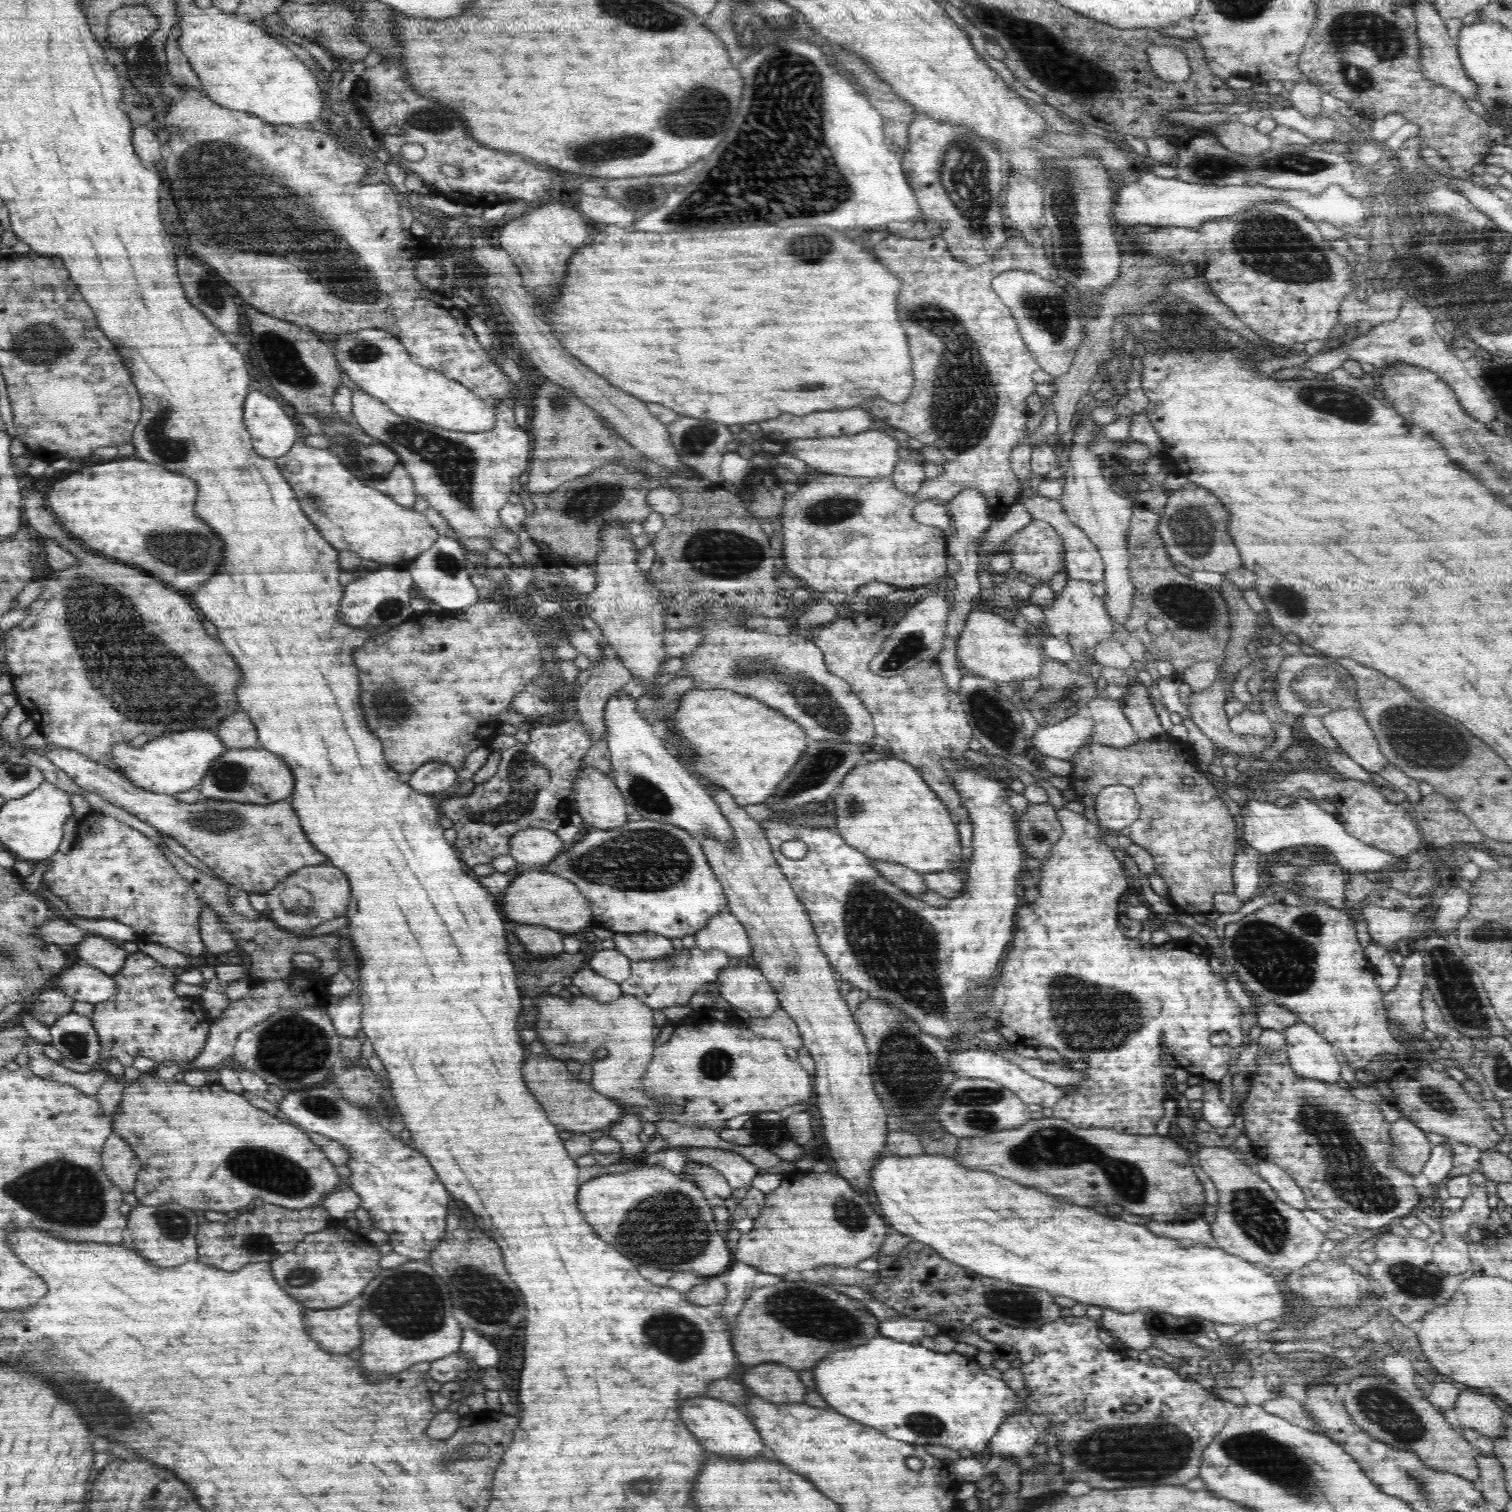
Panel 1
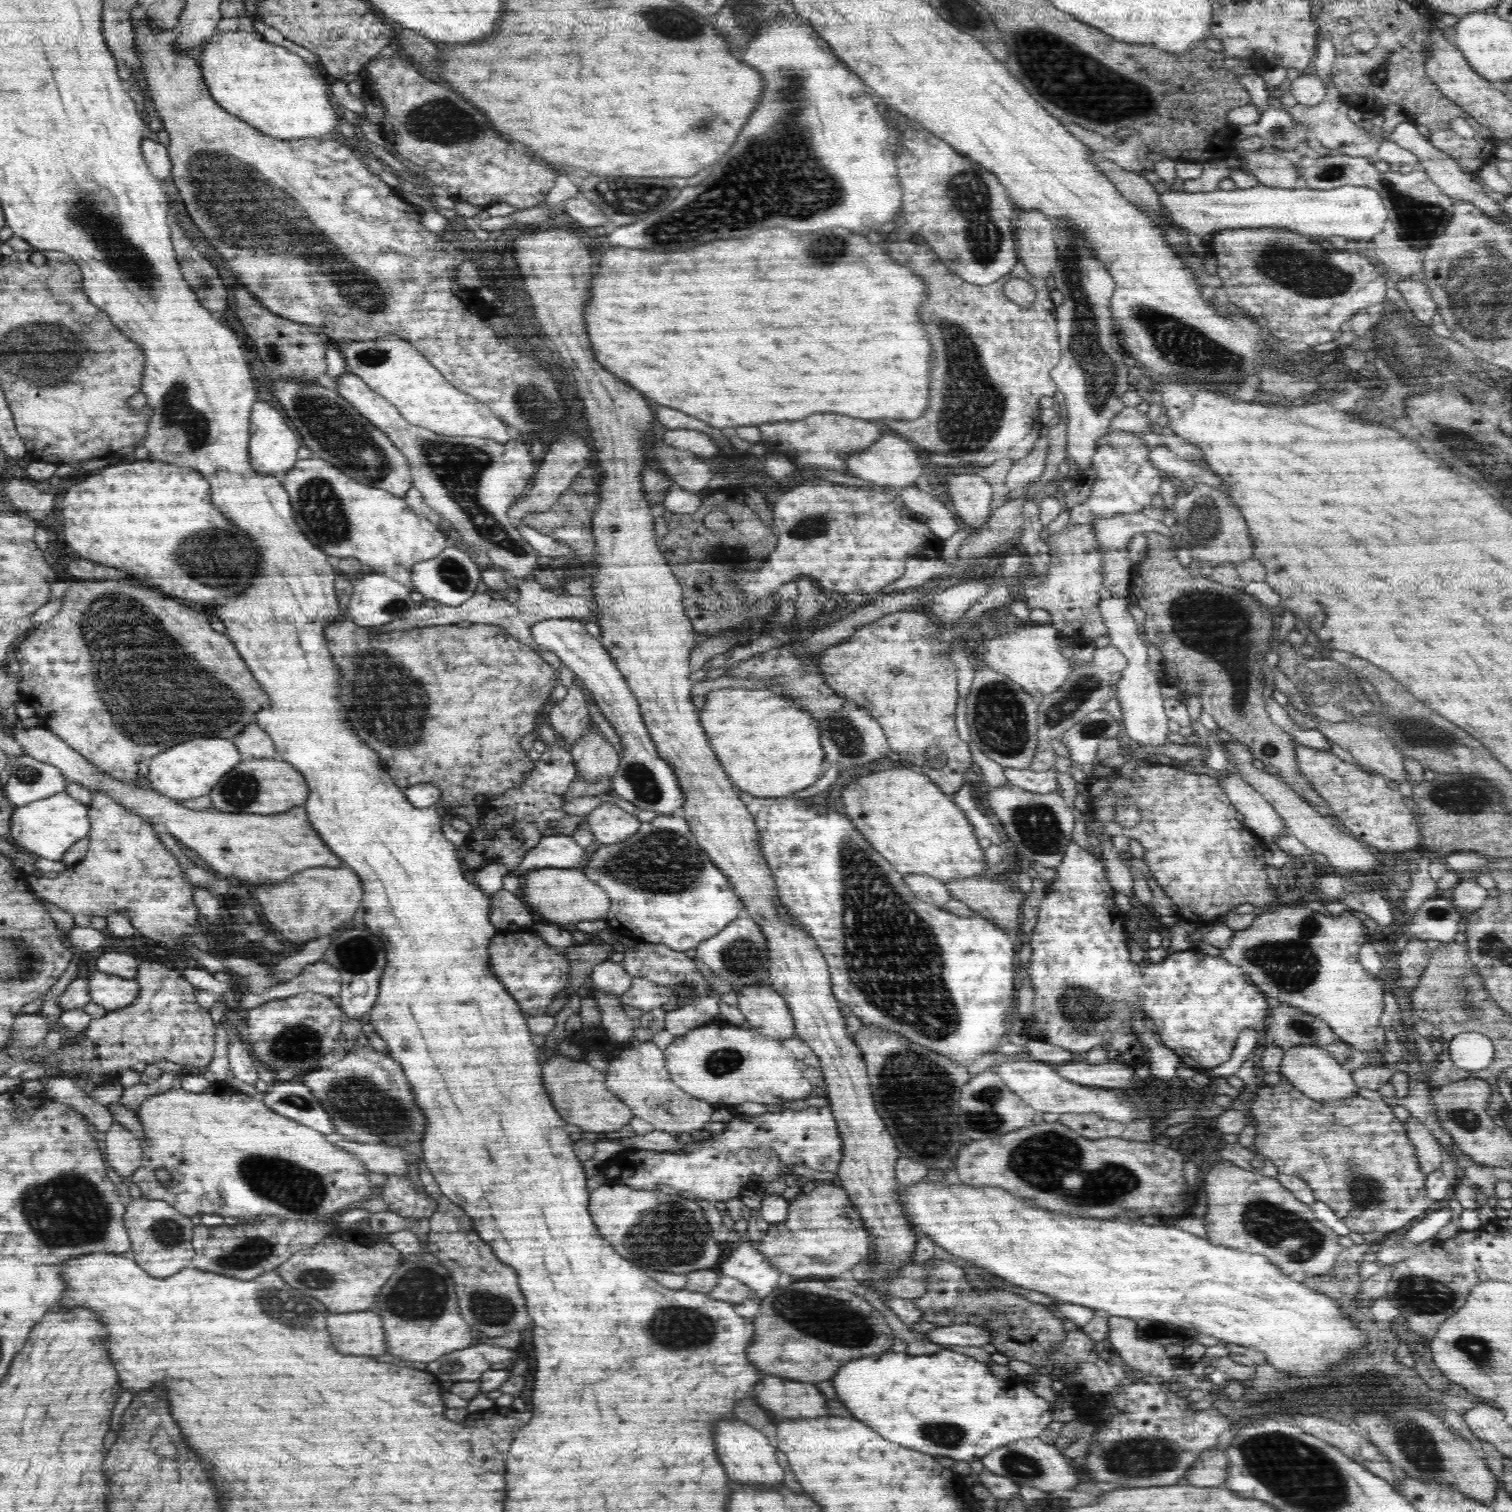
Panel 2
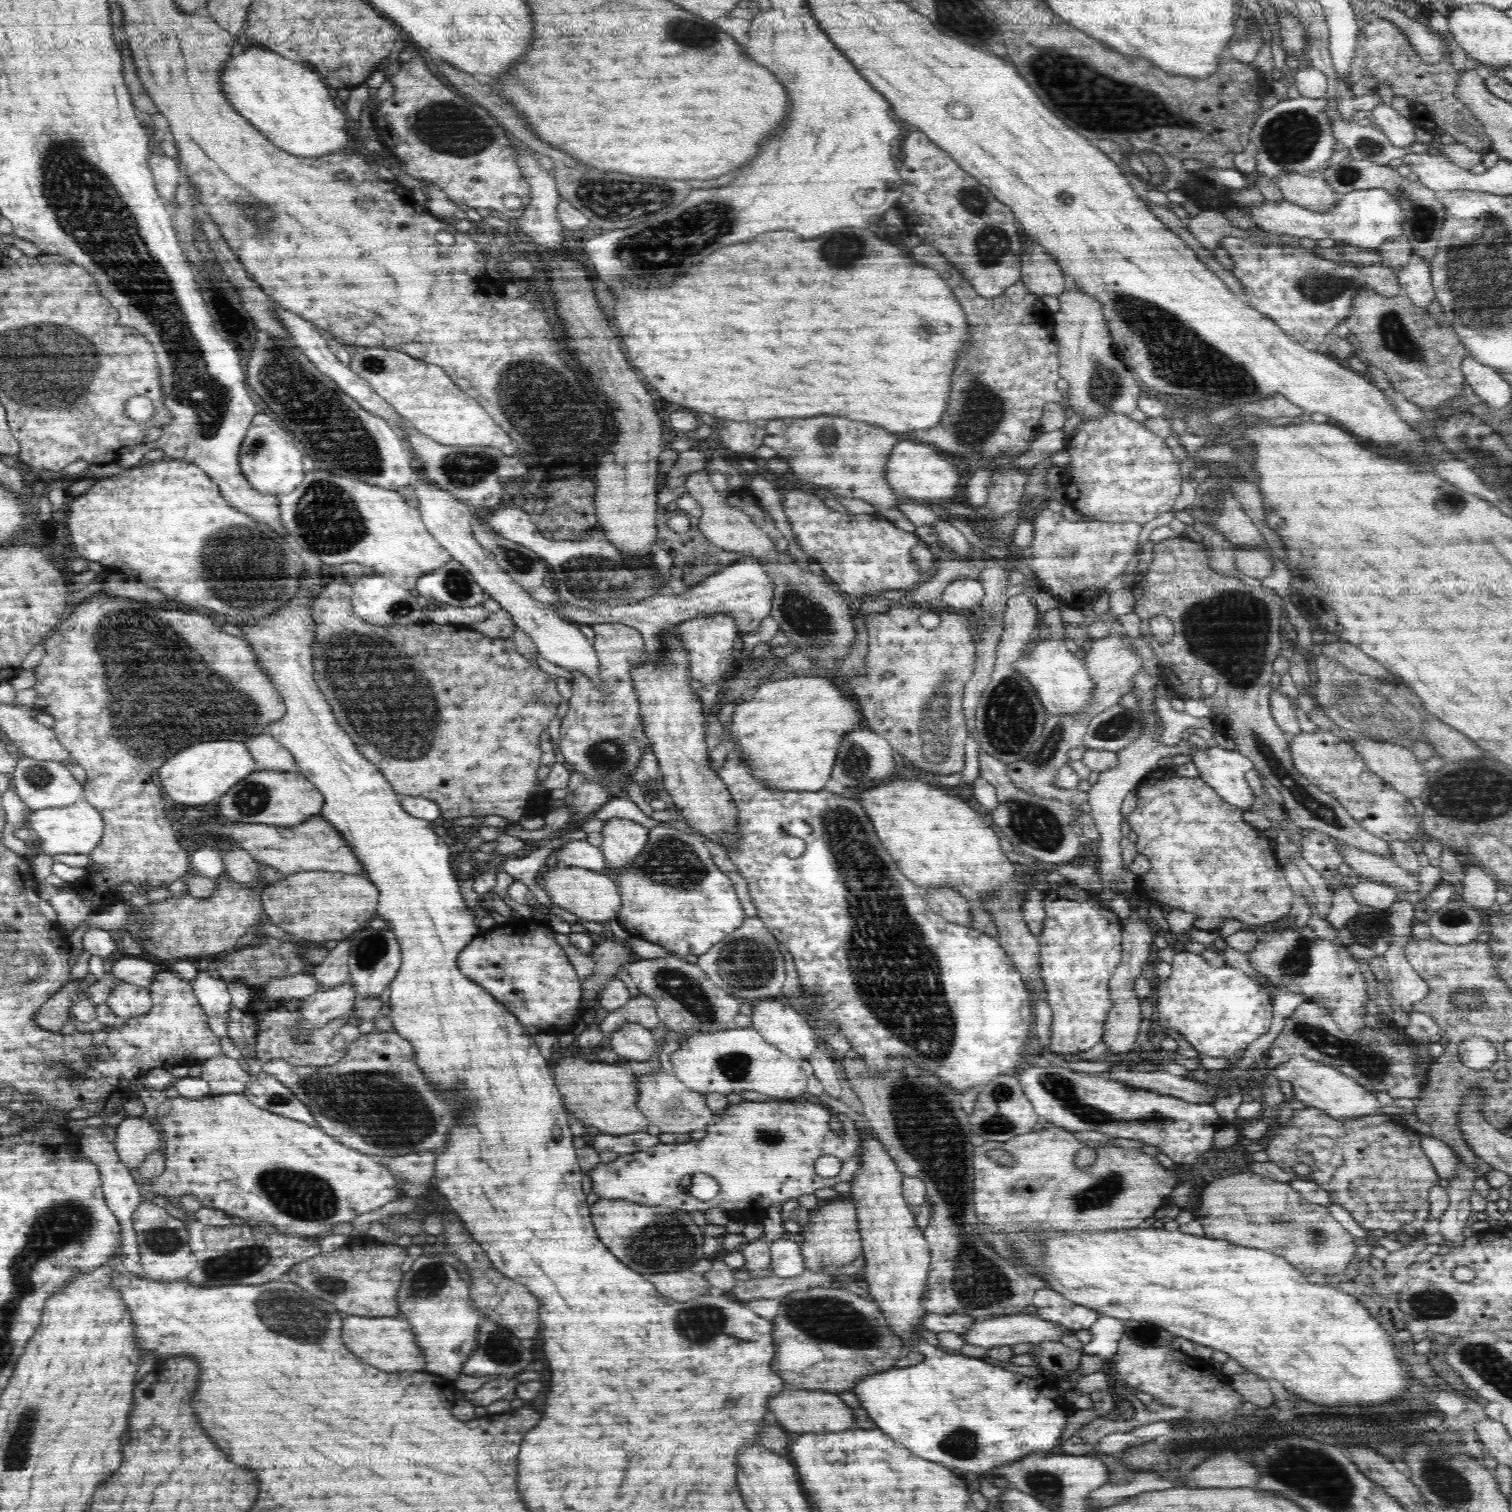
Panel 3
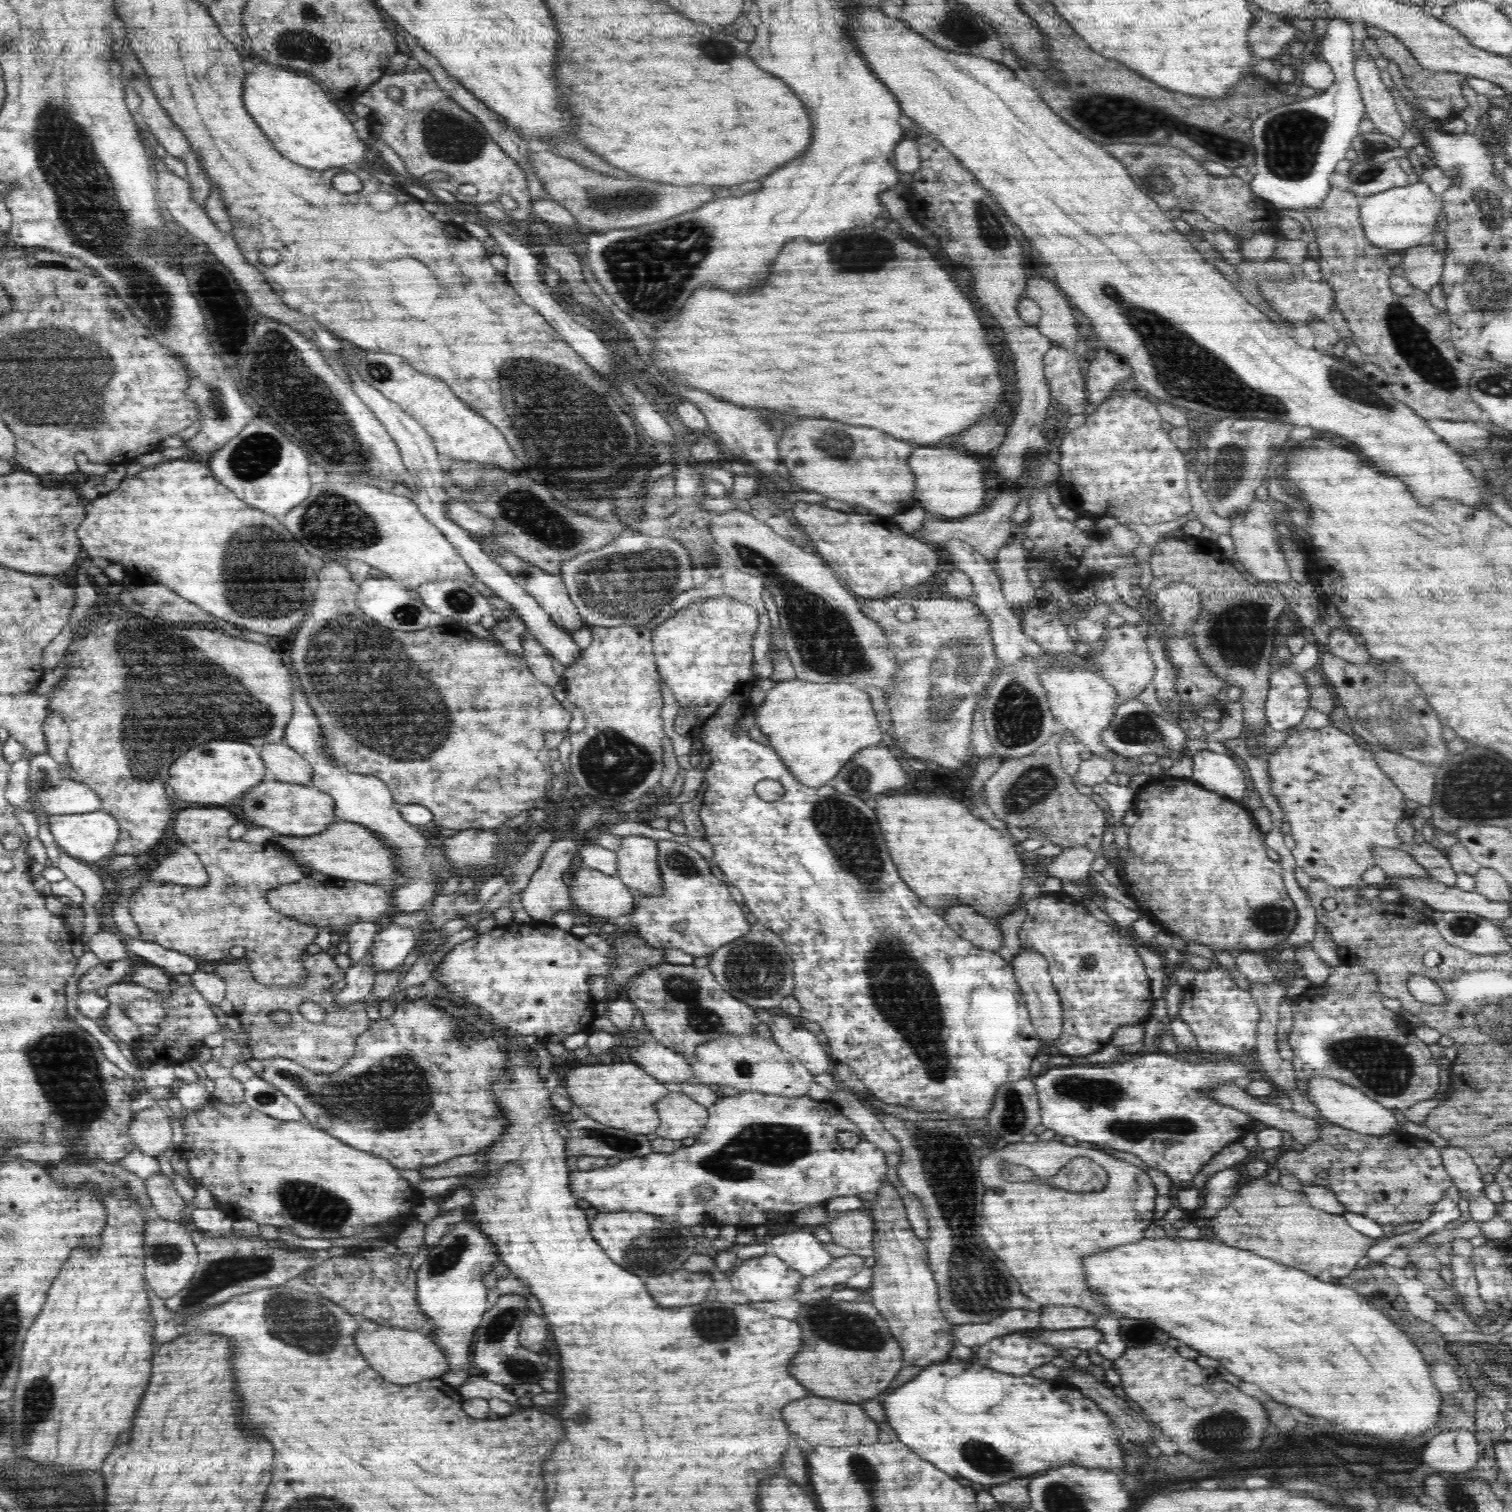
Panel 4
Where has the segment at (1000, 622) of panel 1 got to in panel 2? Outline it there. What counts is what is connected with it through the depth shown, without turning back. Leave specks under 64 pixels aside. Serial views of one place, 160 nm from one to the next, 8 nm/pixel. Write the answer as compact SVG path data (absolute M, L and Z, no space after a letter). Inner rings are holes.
M1028 623L1028 628L1018 632L1006 632L1004 636L986 640L980 644L978 652L982 660L988 664L986 668L994 669L1008 680L1014 681L1037 701L1060 690L1073 668L1079 666L1074 659L1067 659L1060 650L1062 637L1054 625L1048 623Z

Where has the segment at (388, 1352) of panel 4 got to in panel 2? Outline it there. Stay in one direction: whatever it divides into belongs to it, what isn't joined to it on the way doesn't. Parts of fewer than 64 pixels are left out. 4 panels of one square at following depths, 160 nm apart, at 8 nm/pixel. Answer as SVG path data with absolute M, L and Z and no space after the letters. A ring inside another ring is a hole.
M353 1311L352 1313L330 1313L325 1324L332 1335L334 1346L342 1354L370 1357L384 1356L381 1318L376 1312Z

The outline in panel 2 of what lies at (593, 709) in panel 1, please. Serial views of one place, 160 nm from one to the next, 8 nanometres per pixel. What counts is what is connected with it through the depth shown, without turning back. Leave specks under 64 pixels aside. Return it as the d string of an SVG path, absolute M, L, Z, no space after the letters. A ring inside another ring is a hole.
M597 726L591 727L591 732L584 739L574 742L571 751L579 768L577 776L584 782L592 784L616 775L620 765L619 754Z

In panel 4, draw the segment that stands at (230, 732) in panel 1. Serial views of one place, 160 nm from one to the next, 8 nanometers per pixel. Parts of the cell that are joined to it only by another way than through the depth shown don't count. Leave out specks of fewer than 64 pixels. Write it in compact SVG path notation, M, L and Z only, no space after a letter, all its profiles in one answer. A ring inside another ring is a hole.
M284 741L266 743L260 753L261 761L267 767L266 780L303 783L312 786L313 771L309 763Z

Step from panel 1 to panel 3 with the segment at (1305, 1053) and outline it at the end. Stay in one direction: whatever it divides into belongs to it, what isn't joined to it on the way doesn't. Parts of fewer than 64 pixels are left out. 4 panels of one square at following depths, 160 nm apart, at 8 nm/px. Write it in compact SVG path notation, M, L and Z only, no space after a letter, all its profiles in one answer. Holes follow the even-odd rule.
M1292 1054L1292 1058L1288 1062L1276 1065L1272 1071L1278 1080L1291 1082L1293 1097L1296 1100L1303 1102L1306 1107L1312 1106L1323 1110L1332 1118L1359 1117L1382 1108L1382 1103L1376 1099L1376 1095L1362 1088L1355 1079L1350 1078L1334 1066L1316 1062L1315 1059L1310 1059L1306 1055Z

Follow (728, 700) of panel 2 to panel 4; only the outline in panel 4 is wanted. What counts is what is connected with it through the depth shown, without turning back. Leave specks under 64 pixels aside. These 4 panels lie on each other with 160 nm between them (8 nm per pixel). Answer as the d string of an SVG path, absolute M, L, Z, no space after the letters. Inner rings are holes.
M794 679L775 683L756 714L756 722L768 736L774 754L778 754L786 769L802 785L814 788L826 785L841 772L844 762L852 759L852 754L856 754L860 746L882 740L870 696L854 684L850 686L844 682L818 683Z

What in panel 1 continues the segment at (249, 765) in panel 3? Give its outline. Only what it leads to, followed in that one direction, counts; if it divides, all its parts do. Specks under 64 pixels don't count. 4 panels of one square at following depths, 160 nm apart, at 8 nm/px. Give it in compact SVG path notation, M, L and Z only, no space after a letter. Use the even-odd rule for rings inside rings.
M186 730L172 736L150 740L144 748L132 748L130 744L114 744L116 766L126 774L129 784L150 792L174 795L199 787L210 763L226 751L220 738L210 730Z

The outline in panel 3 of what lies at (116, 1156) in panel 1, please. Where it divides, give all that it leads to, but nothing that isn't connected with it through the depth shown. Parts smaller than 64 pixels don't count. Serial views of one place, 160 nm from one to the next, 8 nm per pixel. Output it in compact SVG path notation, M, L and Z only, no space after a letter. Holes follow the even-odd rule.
M141 1116L126 1117L113 1132L117 1156L128 1168L138 1169L148 1154L162 1150L156 1125Z

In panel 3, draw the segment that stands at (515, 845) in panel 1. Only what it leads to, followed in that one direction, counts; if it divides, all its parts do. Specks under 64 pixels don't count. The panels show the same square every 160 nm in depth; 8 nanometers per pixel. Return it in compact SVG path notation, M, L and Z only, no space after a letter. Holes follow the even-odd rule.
M574 840L554 851L551 858L561 866L582 867L596 872L604 870L604 853L600 847L590 845L586 841Z

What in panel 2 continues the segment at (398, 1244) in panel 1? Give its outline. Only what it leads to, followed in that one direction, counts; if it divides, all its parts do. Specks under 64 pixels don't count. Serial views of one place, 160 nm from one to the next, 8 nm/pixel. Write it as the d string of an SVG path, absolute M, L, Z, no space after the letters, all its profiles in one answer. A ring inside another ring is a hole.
M299 1079L274 1081L272 1088L260 1098L274 1112L314 1129L324 1136L336 1133L330 1113L320 1103L314 1091ZM388 1176L388 1184L382 1186L382 1198L392 1208L392 1212L404 1218L433 1216L432 1212L436 1210L436 1202L428 1200L424 1190L414 1190L410 1178L400 1180L396 1176Z

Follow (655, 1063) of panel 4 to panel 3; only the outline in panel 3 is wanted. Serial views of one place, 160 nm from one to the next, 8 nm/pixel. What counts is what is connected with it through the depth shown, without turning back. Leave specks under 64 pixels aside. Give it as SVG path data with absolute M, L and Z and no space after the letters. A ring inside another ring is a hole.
M626 1024L620 1030L610 1034L612 1050L626 1060L644 1062L652 1059L661 1051L661 1047L654 1041L651 1029L640 1024Z

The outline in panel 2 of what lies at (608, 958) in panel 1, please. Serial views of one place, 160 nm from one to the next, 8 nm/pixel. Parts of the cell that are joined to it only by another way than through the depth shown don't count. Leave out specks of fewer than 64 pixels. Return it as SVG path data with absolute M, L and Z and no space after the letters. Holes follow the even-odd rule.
M610 959L598 964L590 977L591 986L597 988L599 992L615 994L618 997L632 986L632 981L632 977L625 972L625 968Z

